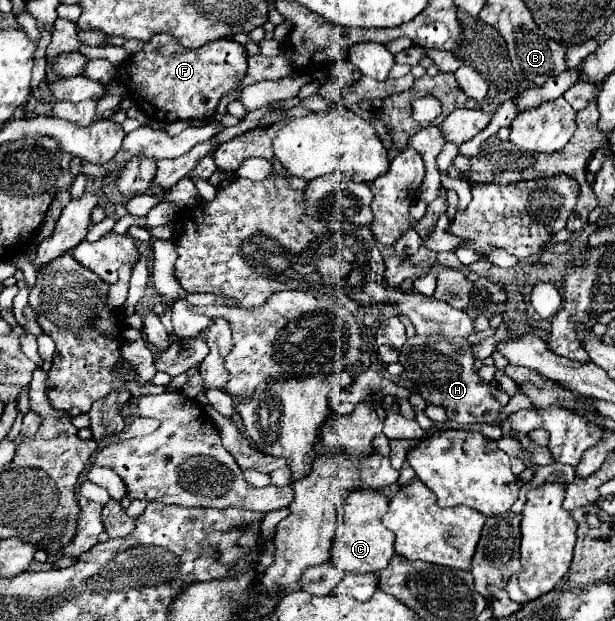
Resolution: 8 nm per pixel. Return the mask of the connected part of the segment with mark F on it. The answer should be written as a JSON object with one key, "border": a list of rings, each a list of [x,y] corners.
{"border":[[[156,33],[140,53],[120,65],[118,79],[122,83],[124,71],[130,77],[132,101],[150,121],[170,123],[178,119],[210,119],[220,97],[232,91],[244,77],[246,49],[230,39],[218,39],[198,49],[184,49],[170,33]]]}

